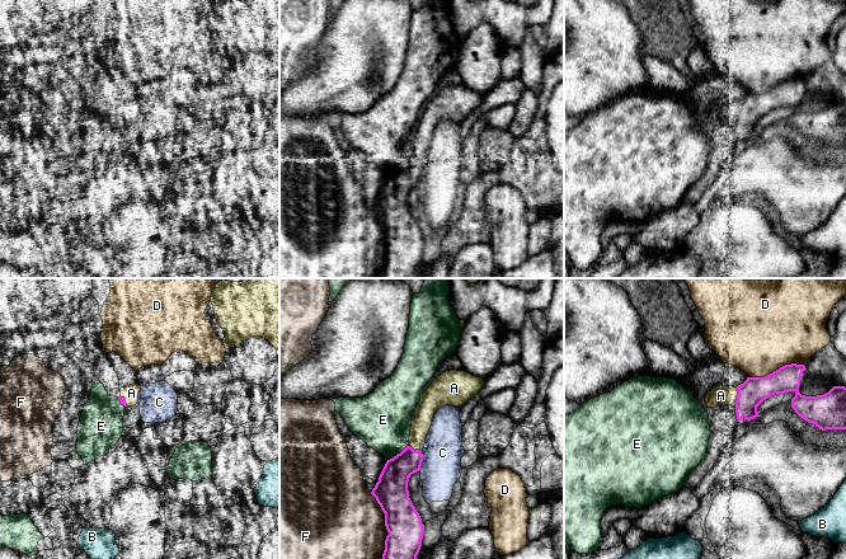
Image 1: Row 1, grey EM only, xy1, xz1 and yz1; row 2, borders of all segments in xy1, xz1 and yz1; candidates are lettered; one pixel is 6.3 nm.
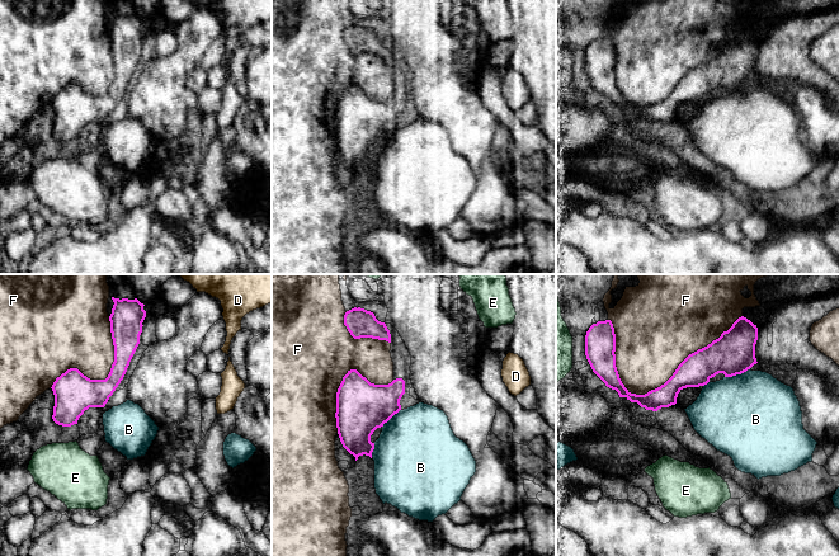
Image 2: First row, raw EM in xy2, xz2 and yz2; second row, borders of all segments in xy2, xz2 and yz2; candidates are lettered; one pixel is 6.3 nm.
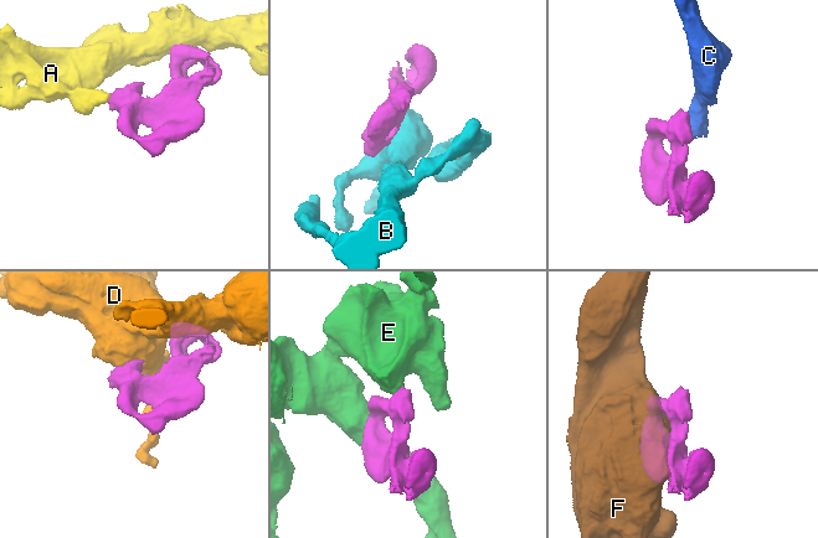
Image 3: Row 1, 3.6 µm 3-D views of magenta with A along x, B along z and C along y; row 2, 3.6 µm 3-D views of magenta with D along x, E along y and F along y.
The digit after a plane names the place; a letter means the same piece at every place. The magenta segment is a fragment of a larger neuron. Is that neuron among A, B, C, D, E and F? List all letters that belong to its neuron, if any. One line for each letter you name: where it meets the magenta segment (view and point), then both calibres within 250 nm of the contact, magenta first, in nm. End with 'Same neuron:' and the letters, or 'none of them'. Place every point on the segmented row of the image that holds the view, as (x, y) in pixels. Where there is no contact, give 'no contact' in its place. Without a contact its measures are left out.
A: yz1 (737, 397) | 170/130 nm
Same neuron: A

